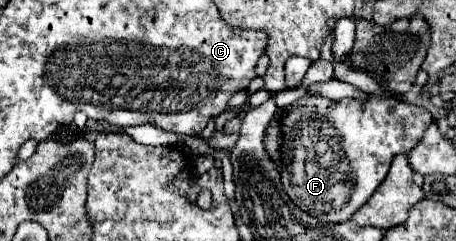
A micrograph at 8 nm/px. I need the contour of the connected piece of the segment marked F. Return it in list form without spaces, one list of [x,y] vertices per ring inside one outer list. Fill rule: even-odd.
[[[371,95],[369,101],[359,99],[343,99],[343,101],[331,101],[323,97],[305,97],[299,99],[299,103],[283,109],[283,173],[281,183],[289,199],[305,213],[327,221],[327,223],[343,223],[353,217],[355,211],[359,211],[369,197],[375,193],[375,189],[385,179],[391,159],[399,153],[409,151],[415,147],[425,131],[425,127],[433,121],[431,113],[425,107],[407,105],[403,101],[391,99],[379,99]]]

